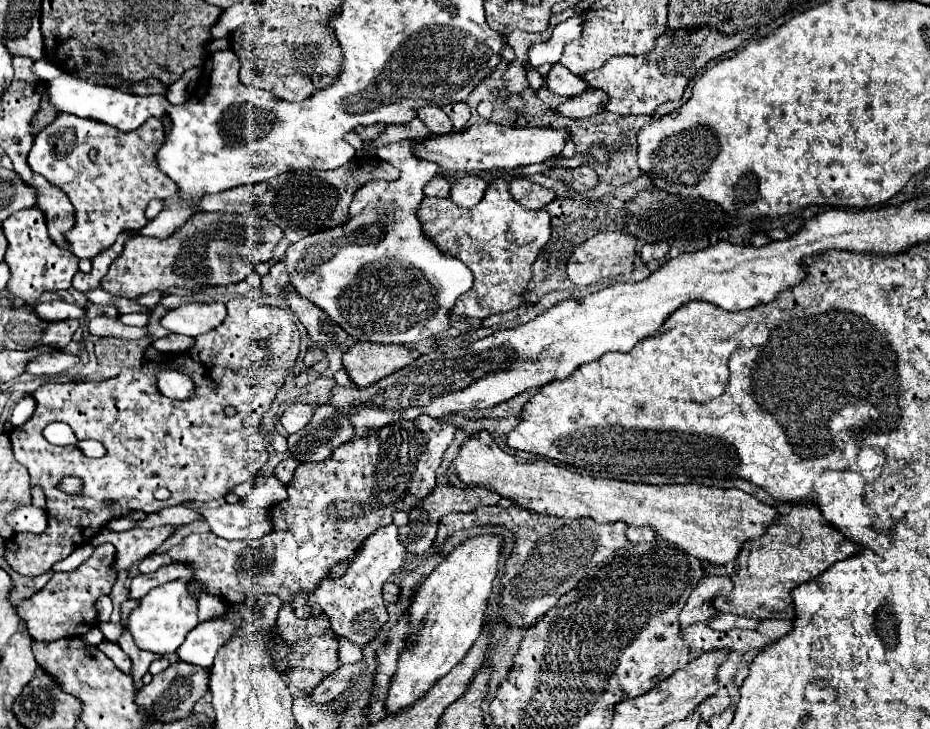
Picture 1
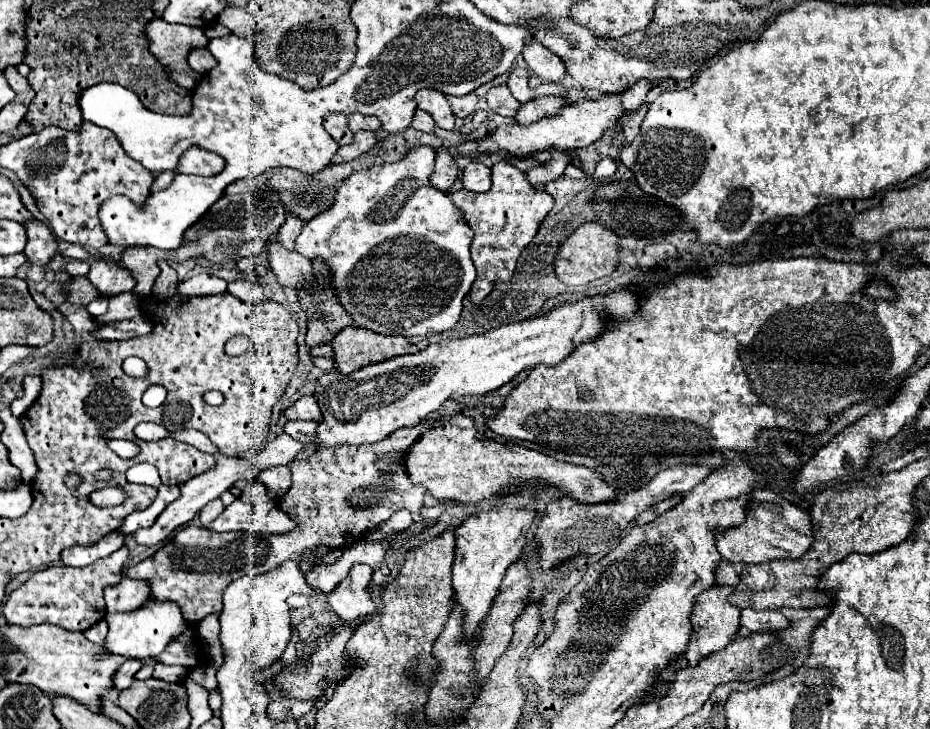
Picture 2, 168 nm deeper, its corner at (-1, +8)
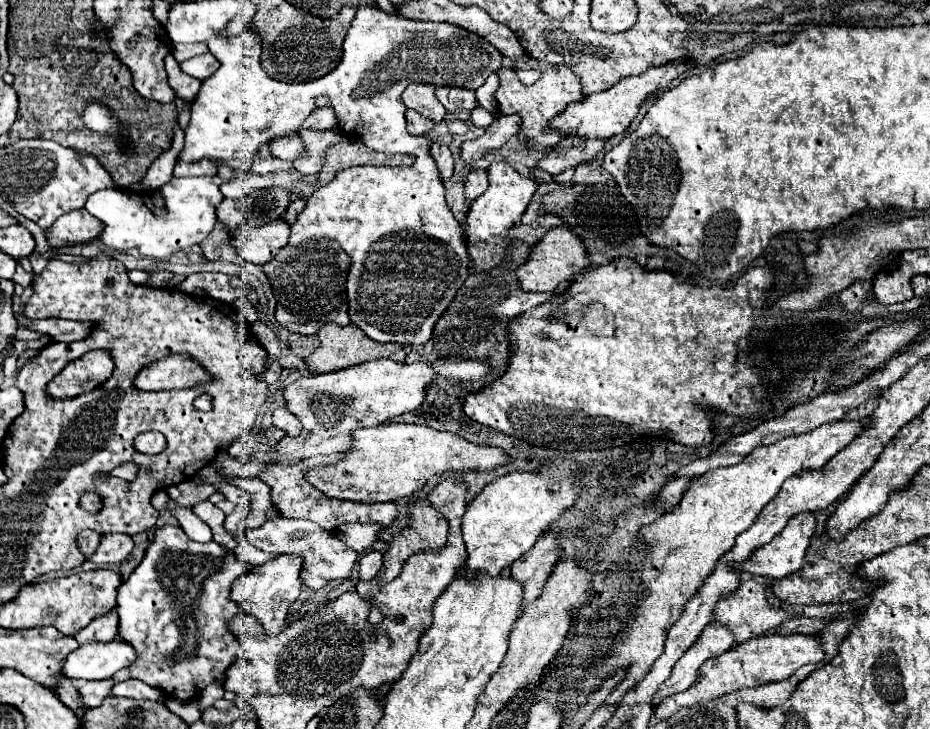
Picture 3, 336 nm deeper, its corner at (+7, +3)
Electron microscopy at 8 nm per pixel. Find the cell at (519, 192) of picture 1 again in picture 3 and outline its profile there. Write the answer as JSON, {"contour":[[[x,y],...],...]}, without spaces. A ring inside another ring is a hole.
{"contour":[[[562,139],[560,145],[544,153],[544,157],[536,163],[538,169],[548,171],[550,175],[558,175],[564,169],[576,167],[584,161],[590,161],[598,151],[604,149],[604,141],[584,141],[584,139]]]}

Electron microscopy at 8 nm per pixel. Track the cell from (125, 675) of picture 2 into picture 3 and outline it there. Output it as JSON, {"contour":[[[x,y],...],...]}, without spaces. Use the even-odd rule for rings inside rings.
{"contour":[[[104,679],[104,681],[86,681],[78,691],[82,695],[84,707],[98,707],[112,691],[114,681],[112,679]]]}

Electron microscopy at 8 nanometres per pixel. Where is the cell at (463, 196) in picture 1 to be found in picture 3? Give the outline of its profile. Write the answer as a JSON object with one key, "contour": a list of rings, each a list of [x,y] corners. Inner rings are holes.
{"contour":[[[478,169],[478,171],[472,171],[466,175],[464,179],[464,195],[466,199],[476,199],[480,197],[484,191],[488,189],[488,177],[486,177],[486,171]]]}

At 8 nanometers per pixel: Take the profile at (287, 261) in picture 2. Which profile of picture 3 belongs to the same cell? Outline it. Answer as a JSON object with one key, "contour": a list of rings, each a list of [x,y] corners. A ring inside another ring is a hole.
{"contour":[[[280,217],[258,229],[240,229],[234,239],[234,245],[236,251],[248,263],[262,267],[268,261],[272,261],[274,255],[280,253],[280,249],[288,243],[288,235],[290,235],[290,225]]]}

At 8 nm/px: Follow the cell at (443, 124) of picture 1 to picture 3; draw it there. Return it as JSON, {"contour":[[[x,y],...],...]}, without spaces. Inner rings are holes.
{"contour":[[[412,83],[402,93],[402,101],[404,101],[404,105],[408,109],[418,111],[420,115],[424,115],[426,119],[430,119],[434,123],[442,123],[444,121],[446,111],[442,109],[440,101],[436,101],[434,85],[428,85],[428,83]]]}

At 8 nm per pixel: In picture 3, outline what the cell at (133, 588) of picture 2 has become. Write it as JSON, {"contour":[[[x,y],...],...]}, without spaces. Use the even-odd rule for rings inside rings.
{"contour":[[[110,609],[106,615],[98,615],[88,627],[84,627],[80,633],[76,633],[76,639],[80,645],[88,641],[112,641],[118,635],[118,613],[116,609]]]}

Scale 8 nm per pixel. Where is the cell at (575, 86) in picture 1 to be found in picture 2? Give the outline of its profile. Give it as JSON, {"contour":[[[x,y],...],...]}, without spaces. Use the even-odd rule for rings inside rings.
{"contour":[[[536,38],[524,44],[522,56],[526,64],[530,66],[530,70],[544,82],[560,82],[566,76],[564,62],[554,52],[550,52],[546,46],[542,46]]]}

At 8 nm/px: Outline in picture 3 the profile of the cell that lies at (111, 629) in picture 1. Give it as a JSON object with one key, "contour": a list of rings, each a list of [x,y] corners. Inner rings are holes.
{"contour":[[[112,639],[108,643],[92,641],[80,645],[64,661],[64,675],[70,679],[108,679],[118,669],[130,667],[136,661],[136,651],[130,643],[122,639]]]}

